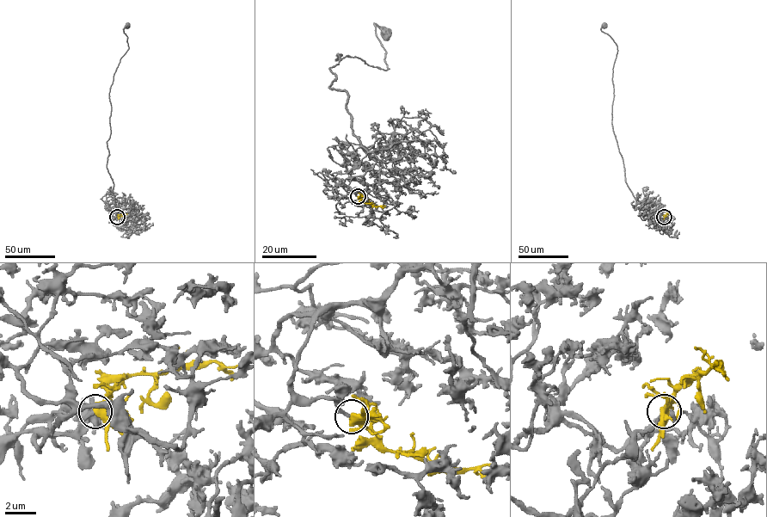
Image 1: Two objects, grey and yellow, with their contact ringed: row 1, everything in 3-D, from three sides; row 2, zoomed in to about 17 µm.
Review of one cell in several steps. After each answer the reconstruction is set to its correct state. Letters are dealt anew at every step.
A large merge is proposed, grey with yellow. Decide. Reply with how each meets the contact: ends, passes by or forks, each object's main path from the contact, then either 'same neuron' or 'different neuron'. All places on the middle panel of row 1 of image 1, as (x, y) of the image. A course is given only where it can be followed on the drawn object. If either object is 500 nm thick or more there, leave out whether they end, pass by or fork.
grey ends there; yellow forks there; grey runs (358, 196), (347, 187), (376, 155), (329, 69), (338, 54), (389, 69), (375, 25), (385, 33); yellow runs (358, 196), (365, 202), (385, 206); different neuron

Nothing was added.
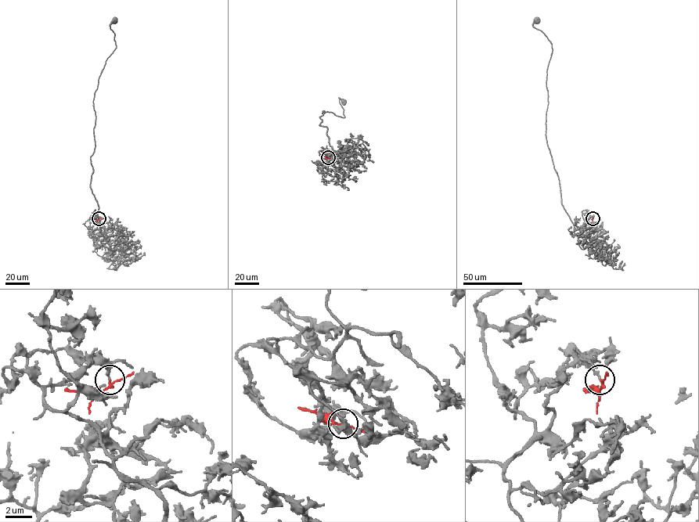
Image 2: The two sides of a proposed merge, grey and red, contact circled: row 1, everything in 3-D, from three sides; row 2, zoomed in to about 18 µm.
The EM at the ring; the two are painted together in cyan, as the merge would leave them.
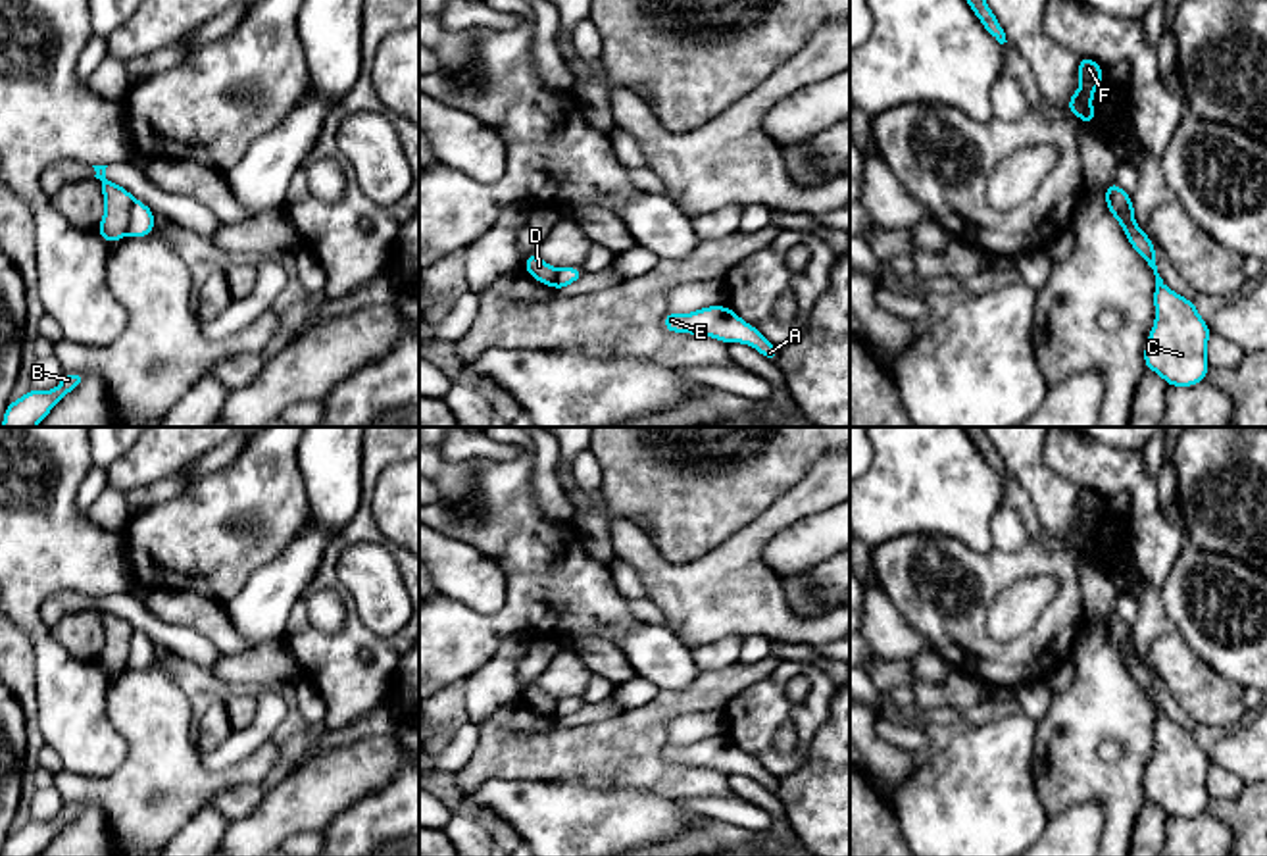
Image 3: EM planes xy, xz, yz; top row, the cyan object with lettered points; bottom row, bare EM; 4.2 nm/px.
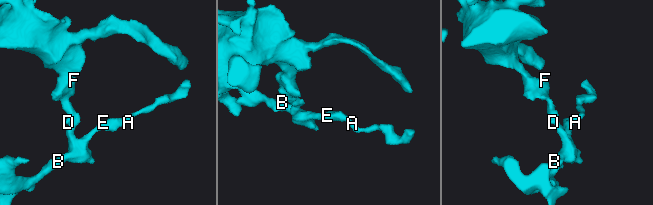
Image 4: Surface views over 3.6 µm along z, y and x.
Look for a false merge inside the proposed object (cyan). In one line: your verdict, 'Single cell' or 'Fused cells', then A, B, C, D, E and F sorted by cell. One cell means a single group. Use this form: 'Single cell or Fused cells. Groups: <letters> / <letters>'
Fused cells. Groups: A B C E / D F

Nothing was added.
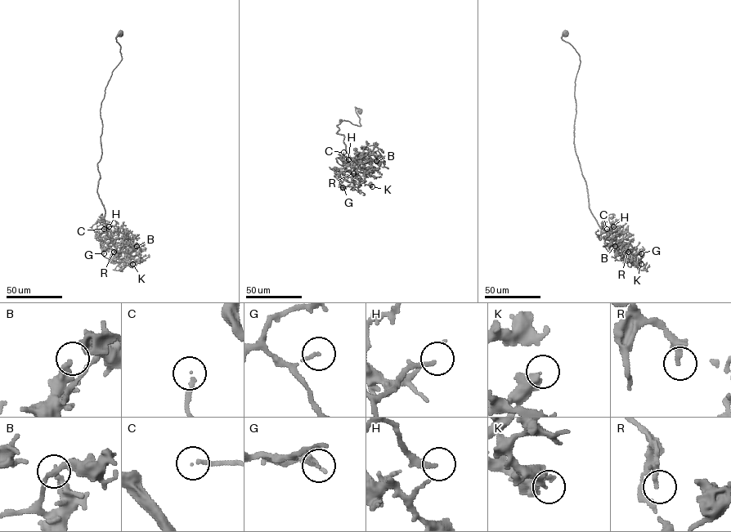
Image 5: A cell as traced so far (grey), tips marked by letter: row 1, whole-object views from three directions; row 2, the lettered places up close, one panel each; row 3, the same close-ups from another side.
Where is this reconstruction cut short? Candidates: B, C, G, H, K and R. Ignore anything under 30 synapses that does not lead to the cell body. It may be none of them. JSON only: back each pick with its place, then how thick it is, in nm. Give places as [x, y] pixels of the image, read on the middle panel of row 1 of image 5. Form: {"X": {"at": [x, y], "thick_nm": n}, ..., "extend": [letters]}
{"C": {"at": [343, 152], "thick_nm": 130}, "H": {"at": [348, 159], "thick_nm": 200}, "R": {"at": [353, 173], "thick_nm": 240}, "extend": ["C", "H", "R"]}

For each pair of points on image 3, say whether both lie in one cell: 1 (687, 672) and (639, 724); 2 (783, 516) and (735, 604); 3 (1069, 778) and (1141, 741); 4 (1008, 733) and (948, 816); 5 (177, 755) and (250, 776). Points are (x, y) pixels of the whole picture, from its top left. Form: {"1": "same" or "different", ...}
{"1": "different", "2": "same", "3": "same", "4": "same", "5": "same"}

